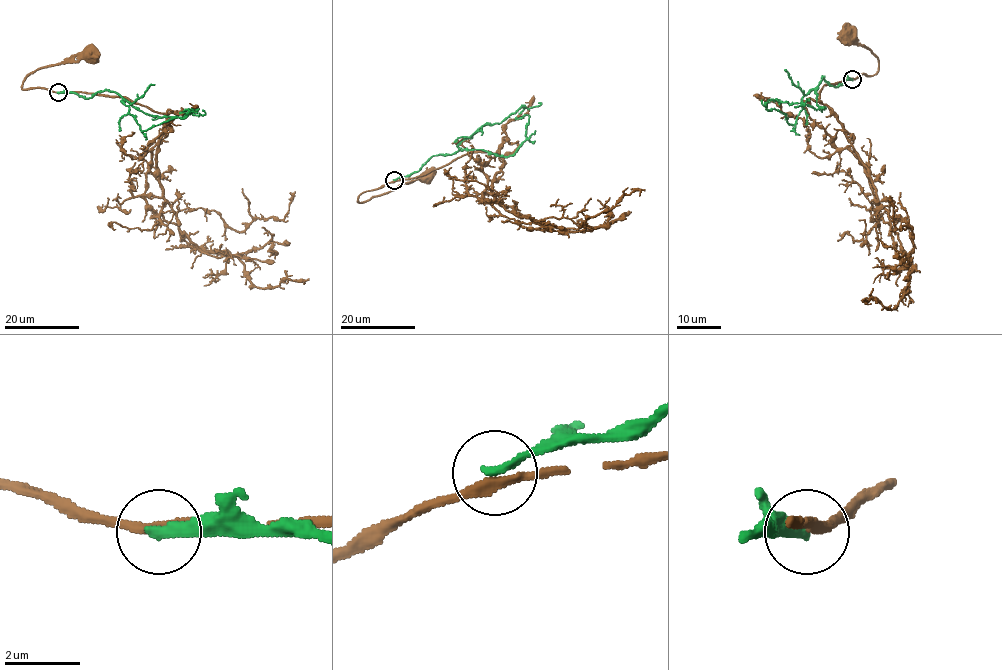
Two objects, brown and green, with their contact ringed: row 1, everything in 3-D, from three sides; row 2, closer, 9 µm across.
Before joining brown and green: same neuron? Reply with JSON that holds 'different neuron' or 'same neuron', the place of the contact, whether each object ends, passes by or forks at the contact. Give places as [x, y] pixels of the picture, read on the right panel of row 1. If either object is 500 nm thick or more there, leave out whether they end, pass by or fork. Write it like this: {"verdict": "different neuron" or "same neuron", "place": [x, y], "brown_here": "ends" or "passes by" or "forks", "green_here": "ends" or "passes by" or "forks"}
{"verdict": "different neuron", "place": [852, 79], "brown_here": "passes by", "green_here": "ends"}

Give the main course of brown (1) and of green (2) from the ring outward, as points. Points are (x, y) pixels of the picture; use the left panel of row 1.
1: (58, 92), (43, 88), (22, 88), (23, 80), (37, 70), (58, 65), (91, 49), (89, 54)
2: (58, 92), (91, 98), (115, 91), (141, 130), (191, 112), (204, 115), (202, 110)

